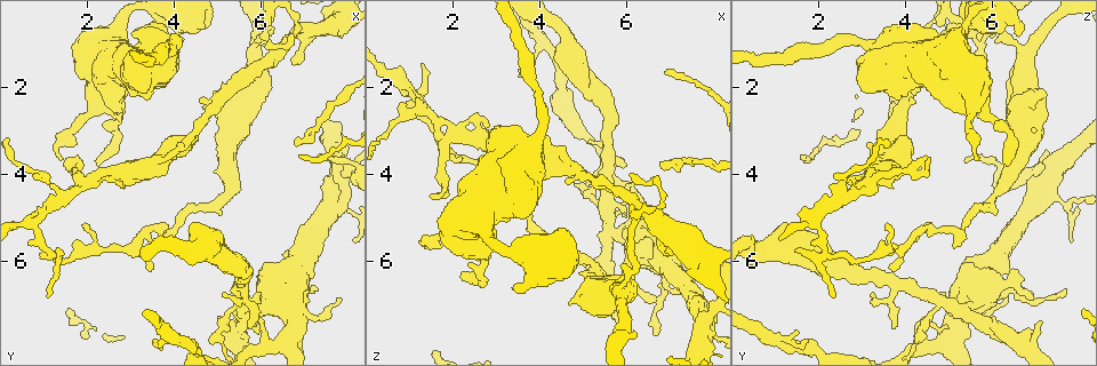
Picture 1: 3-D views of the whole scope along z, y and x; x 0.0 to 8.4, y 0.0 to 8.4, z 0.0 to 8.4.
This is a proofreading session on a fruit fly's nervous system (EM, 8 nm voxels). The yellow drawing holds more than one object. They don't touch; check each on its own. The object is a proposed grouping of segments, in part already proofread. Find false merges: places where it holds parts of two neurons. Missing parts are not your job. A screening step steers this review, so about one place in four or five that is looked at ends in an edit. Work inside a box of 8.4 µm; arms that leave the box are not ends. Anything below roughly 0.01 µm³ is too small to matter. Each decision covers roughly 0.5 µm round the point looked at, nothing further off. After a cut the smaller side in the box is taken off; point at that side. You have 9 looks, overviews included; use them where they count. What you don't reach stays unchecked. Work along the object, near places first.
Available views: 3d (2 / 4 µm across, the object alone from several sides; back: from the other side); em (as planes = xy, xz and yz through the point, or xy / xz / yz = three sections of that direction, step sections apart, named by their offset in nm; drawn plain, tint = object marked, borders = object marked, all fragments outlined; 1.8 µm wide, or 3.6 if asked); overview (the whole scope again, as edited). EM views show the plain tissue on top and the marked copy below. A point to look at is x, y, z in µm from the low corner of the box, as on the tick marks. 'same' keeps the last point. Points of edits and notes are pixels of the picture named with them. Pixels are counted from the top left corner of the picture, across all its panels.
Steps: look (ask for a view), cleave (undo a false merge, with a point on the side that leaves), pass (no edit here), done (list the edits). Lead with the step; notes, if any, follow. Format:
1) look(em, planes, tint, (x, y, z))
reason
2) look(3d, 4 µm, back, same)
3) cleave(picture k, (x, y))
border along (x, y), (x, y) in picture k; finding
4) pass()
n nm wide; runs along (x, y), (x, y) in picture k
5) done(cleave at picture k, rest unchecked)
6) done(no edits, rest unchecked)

look(3d, 2 µm, (7.70, 4.10, 7.30))
calibre changes

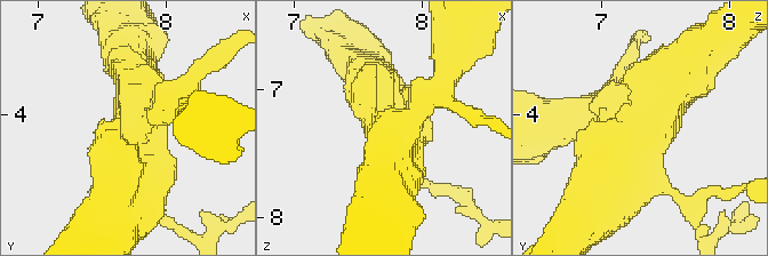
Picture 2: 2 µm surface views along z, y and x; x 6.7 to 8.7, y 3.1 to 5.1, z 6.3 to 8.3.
look(em, 3.6 µm, xz, step 16, tint, (7.76, 4.10, 7.32))
4 arms; need the tissue

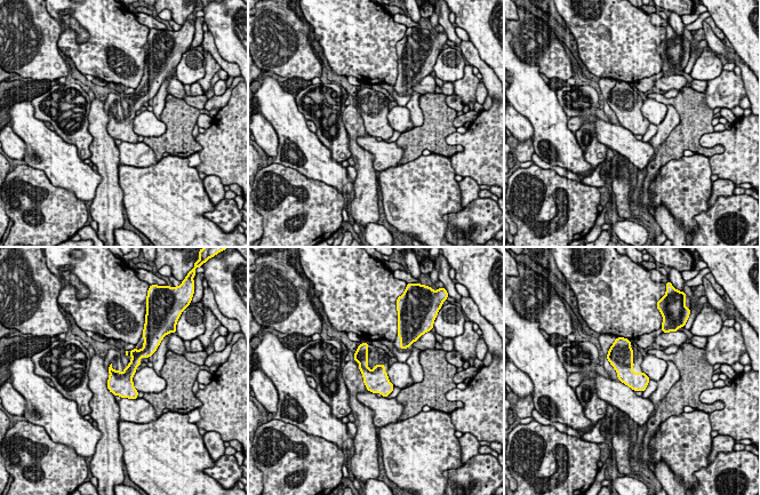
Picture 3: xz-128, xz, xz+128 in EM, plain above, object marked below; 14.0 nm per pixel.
look(em, 3.6 µm, planes, tint, same)
cut it another way

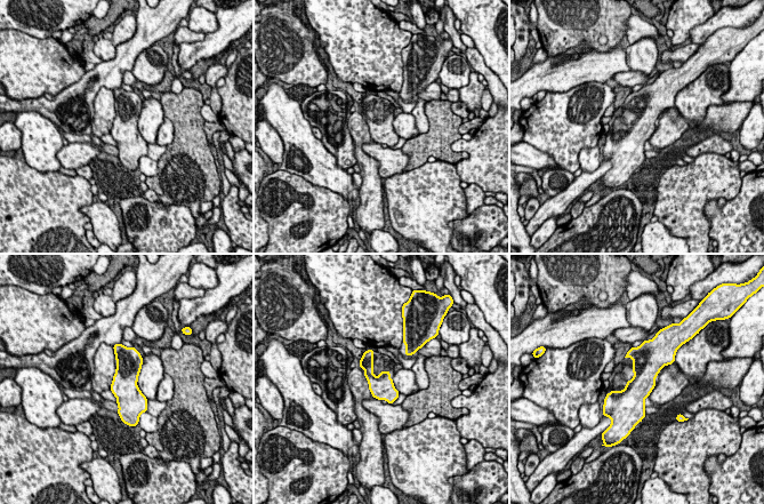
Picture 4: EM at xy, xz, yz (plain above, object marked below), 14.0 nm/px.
pass()
one neuron here

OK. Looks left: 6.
look(3d, 4 µm, (5.10, 3.55, 6.65))
thick turns thin

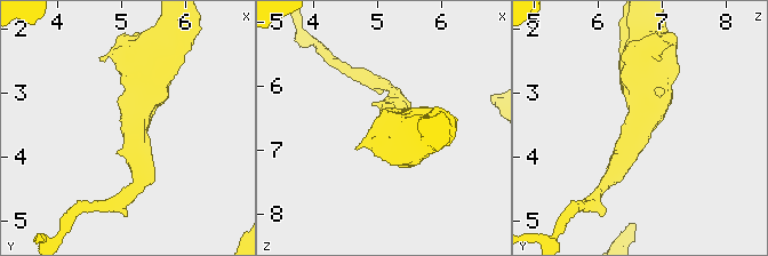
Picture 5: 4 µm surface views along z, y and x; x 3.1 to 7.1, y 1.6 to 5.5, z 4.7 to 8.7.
look(em, planes, tint, (5.15, 3.55, 6.60))

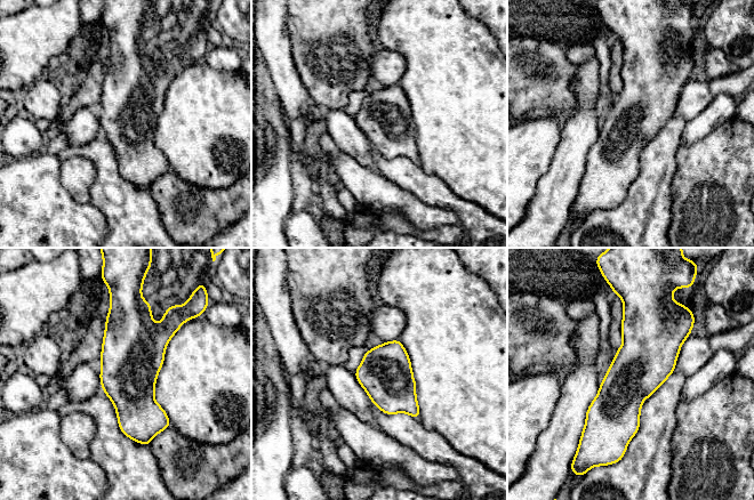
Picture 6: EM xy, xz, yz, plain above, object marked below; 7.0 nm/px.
pass()
continuous, no second neuron

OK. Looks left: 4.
look(3d, 2 µm, back, (4.60, 2.90, 3.75))
sudden change in width

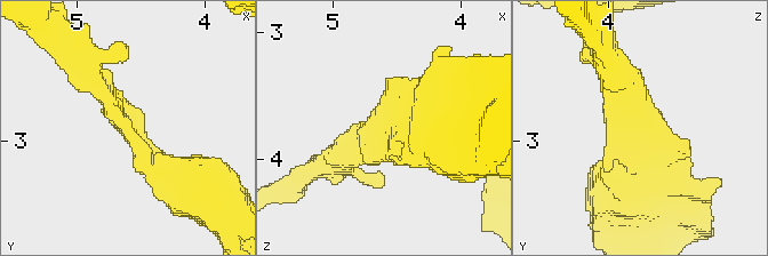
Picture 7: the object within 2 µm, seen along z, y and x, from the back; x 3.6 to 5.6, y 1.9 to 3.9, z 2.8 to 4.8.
look(em, planes, tint, (4.58, 2.96, 3.74))
arms of 220, 440 nm; shape alone is not enough

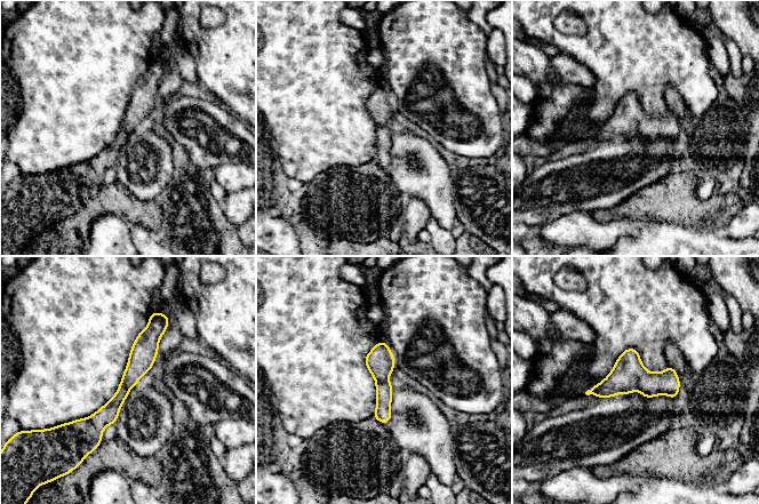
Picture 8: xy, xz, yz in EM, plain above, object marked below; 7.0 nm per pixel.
pass()
runs along (152, 320), (95, 444) in picture 8; all the same neuron

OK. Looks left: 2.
look(3d, 2 µm, (5.70, 7.10, 5.35))
looks like a crossing

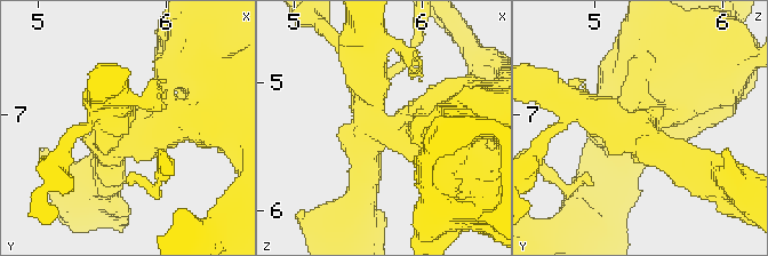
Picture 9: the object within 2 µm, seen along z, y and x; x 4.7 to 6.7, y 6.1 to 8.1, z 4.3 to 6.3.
look(em, planes, borders, (5.64, 7.14, 5.36))
4 arms; shape alone is not enough

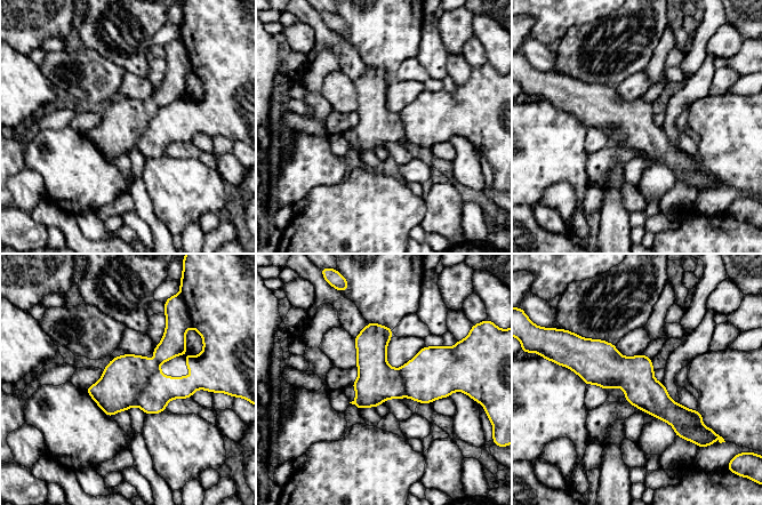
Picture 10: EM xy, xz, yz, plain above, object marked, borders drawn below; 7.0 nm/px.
cleave(picture 10, (125, 377))
260 nm wide; border along (158, 365), (135, 403) in picture 10; a second neuron is stuck on

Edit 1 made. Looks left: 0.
done(cleave at picture 10, rest unchecked)

